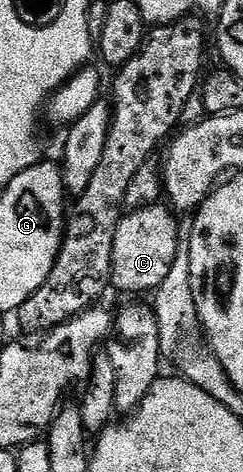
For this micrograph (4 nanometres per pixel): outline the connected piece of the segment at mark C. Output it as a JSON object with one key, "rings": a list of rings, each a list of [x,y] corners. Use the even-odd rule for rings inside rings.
{"rings":[[[161,203],[126,212],[115,231],[115,243],[111,251],[112,288],[117,288],[121,293],[147,295],[157,290],[163,279],[170,274],[171,265],[175,261],[178,226],[179,221],[174,210]]]}

